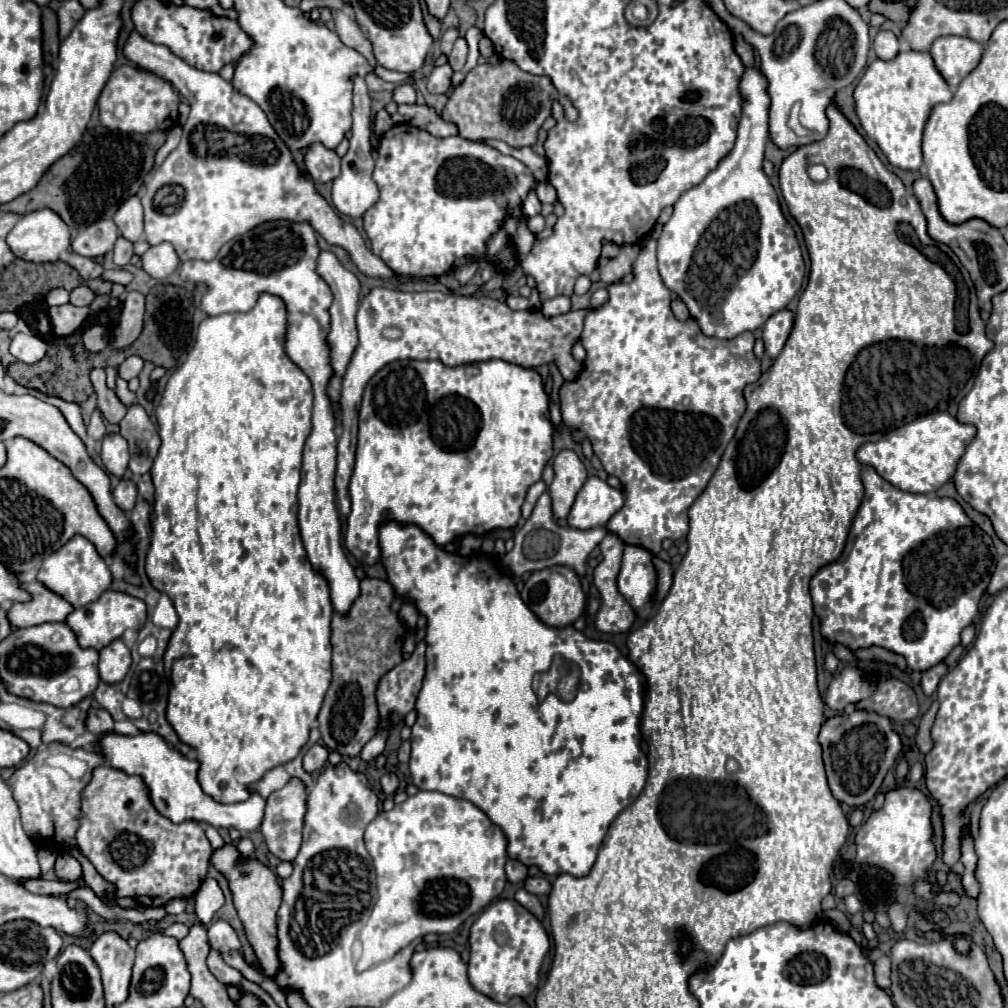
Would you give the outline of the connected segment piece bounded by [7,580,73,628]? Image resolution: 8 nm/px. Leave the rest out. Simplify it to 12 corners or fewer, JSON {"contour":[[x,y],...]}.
{"contour":[[21,582],[29,602],[13,602],[13,628],[65,622],[73,606],[41,582]]}

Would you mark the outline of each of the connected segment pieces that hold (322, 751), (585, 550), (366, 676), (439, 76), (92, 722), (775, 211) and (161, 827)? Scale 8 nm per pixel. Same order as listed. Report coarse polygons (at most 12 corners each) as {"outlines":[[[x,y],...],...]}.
{"outlines":[[[315,744],[303,756],[307,772],[325,768],[329,750]],[[545,490],[505,554],[509,574],[571,566],[586,575],[605,528],[567,530]],[[361,580],[333,614],[325,746],[359,756],[377,732],[379,678],[405,624],[389,582]],[[449,64],[433,68],[427,78],[431,94],[445,94],[451,84]],[[89,708],[85,726],[95,736],[113,730],[103,708]],[[741,80],[735,148],[675,202],[665,286],[703,334],[761,328],[805,262],[763,172],[769,110]],[[101,764],[81,790],[81,852],[101,902],[193,898],[213,848],[161,816],[139,776]]]}

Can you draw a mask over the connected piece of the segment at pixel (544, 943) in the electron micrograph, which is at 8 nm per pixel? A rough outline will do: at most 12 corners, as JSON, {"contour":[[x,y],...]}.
{"contour":[[495,900],[471,926],[469,980],[495,1002],[537,990],[541,922]]}

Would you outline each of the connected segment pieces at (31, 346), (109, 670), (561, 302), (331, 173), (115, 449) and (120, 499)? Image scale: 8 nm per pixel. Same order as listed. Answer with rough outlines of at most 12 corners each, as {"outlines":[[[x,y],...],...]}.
{"outlines":[[[17,333],[9,352],[19,362],[37,364],[58,339]],[[123,640],[99,652],[99,676],[107,684],[121,682],[131,666]],[[551,298],[541,306],[543,314],[559,316],[571,310],[571,300]],[[321,142],[307,148],[303,164],[317,184],[339,176],[339,156]],[[107,434],[101,452],[105,470],[123,476],[129,446],[121,434]],[[121,480],[113,490],[115,504],[129,512],[137,500],[133,480]]]}

